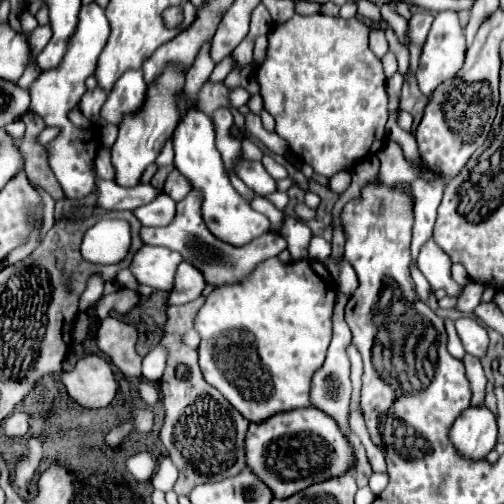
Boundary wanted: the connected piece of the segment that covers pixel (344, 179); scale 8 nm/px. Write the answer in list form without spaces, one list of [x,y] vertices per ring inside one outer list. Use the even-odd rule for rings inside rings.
[[[338,172],[338,174],[334,174],[334,176],[330,178],[330,188],[332,188],[334,192],[342,194],[342,192],[350,186],[350,182],[352,182],[352,174],[350,174],[350,172]]]

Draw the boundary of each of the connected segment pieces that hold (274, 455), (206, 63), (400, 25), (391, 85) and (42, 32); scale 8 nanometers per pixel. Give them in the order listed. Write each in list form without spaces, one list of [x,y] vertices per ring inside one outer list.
[[[300,408],[272,416],[266,424],[252,426],[246,436],[248,466],[256,472],[276,498],[288,498],[312,484],[338,478],[356,468],[354,446],[338,424],[318,408]]]
[[[210,42],[204,44],[204,50],[198,53],[192,68],[186,74],[184,92],[186,92],[186,96],[188,96],[188,100],[192,104],[198,100],[200,88],[204,86],[204,82],[208,80],[208,76],[214,70],[214,64],[212,64],[212,60],[208,56],[208,48],[210,48]]]
[[[382,6],[382,16],[386,18],[386,22],[390,24],[390,28],[392,28],[394,34],[398,36],[400,44],[406,44],[406,40],[404,40],[406,32],[408,32],[408,22],[406,22],[406,18],[402,18],[402,16],[400,16],[398,12],[394,12],[390,6]]]
[[[397,71],[392,78],[387,80],[386,92],[388,96],[388,110],[389,112],[399,108],[401,89],[404,79]]]
[[[46,24],[46,26],[38,26],[38,28],[28,36],[28,42],[30,42],[30,46],[32,46],[32,60],[34,60],[34,58],[38,56],[38,52],[48,44],[50,36],[52,36],[52,28],[50,28],[50,24]]]

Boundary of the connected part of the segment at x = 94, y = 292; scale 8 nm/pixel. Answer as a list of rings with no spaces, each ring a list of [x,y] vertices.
[[[92,278],[90,280],[90,284],[88,284],[88,288],[84,290],[84,294],[80,296],[80,312],[86,312],[100,296],[102,296],[102,292],[104,292],[104,284],[102,284],[102,280],[100,278]]]

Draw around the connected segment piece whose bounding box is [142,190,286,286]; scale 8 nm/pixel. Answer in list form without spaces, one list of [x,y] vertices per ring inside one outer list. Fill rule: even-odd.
[[[196,190],[188,192],[188,196],[182,202],[178,202],[176,218],[170,226],[142,228],[142,242],[154,244],[154,246],[166,246],[170,250],[180,252],[184,256],[184,260],[194,264],[196,268],[200,268],[206,276],[206,282],[210,282],[214,286],[218,286],[222,282],[240,282],[242,276],[246,276],[258,262],[270,258],[270,256],[278,256],[286,248],[286,240],[278,232],[266,232],[264,236],[258,236],[244,246],[232,246],[232,244],[216,240],[202,222],[200,192],[196,192]]]

